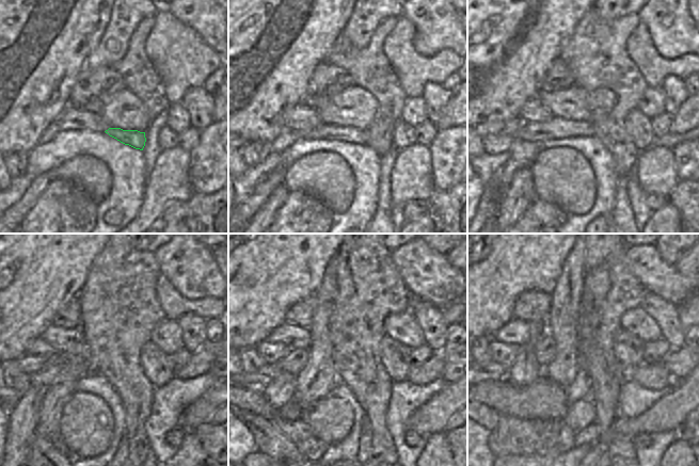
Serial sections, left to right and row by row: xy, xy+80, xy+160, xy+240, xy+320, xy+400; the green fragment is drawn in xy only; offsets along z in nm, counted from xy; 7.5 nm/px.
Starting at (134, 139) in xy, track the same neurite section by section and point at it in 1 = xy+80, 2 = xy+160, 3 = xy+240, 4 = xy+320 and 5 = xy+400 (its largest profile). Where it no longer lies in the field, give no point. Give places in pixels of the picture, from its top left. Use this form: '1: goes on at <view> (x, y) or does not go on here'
1: goes on at xy+80 (348, 133)
2: goes on at xy+160 (555, 128)
3: goes on at xy+240 (70, 368)
4: goes on at xy+320 (272, 371)
5: goes on at xy+400 (492, 370)

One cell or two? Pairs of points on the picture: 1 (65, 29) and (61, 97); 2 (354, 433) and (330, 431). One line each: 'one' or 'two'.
1: one
2: two

